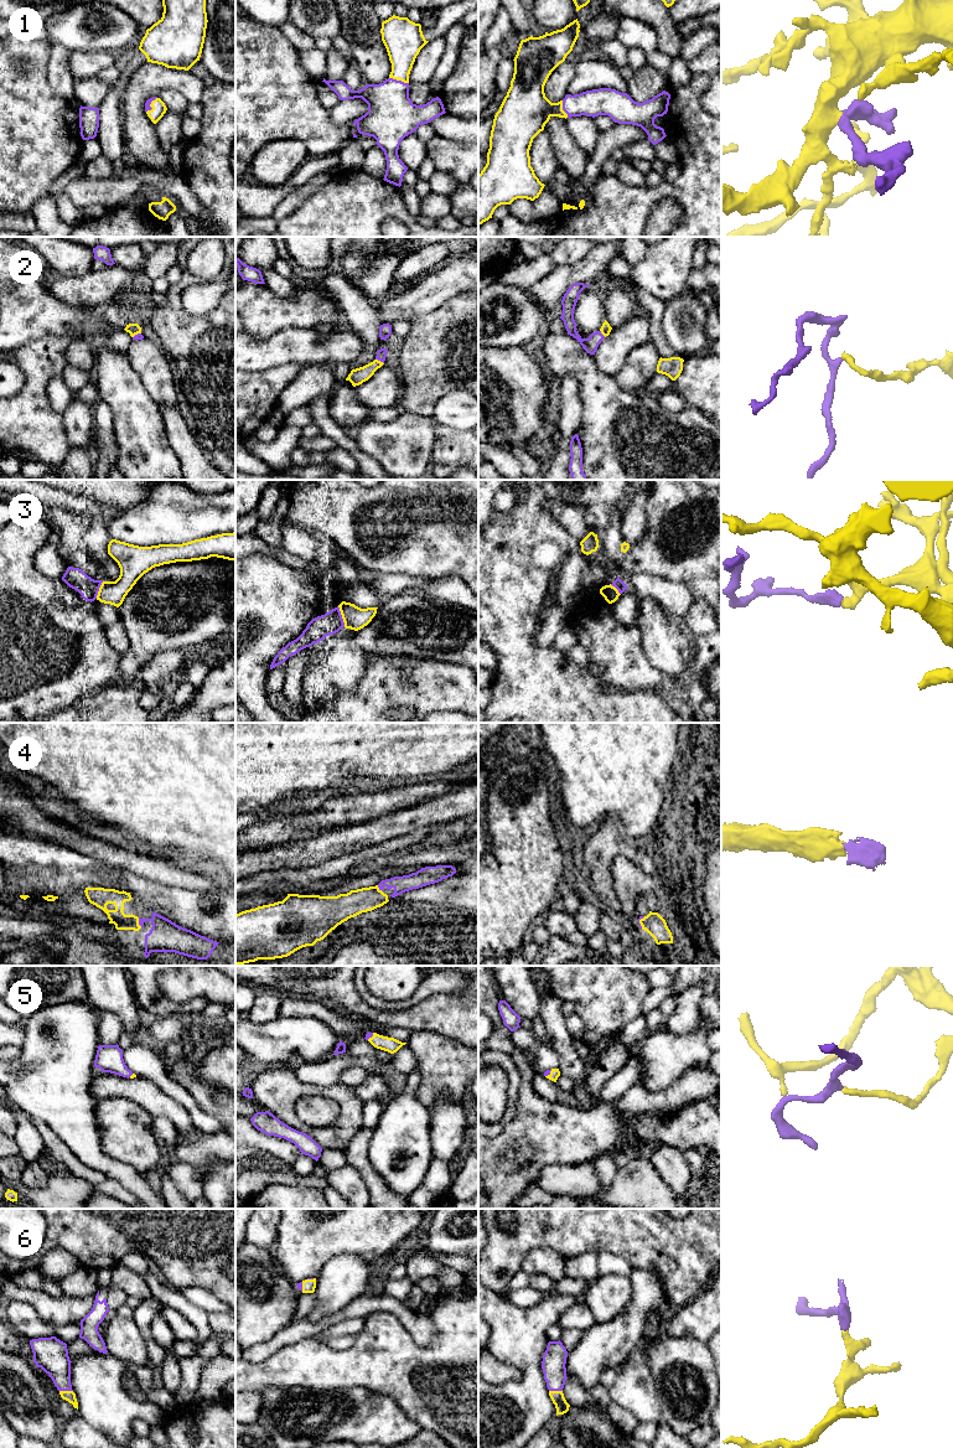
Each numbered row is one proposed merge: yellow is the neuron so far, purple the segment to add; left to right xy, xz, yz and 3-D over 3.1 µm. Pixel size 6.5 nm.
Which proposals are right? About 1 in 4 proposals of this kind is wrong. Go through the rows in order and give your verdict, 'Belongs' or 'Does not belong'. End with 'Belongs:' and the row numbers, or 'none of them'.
1: Belongs
2: Belongs
3: Does not belong
4: Belongs
5: Belongs
6: Belongs
Belongs: 1, 2, 4, 5, 6

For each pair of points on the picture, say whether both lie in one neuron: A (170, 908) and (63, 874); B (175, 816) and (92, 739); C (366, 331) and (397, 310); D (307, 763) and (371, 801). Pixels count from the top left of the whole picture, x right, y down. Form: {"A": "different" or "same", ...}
{"A": "same", "B": "same", "C": "different", "D": "different"}

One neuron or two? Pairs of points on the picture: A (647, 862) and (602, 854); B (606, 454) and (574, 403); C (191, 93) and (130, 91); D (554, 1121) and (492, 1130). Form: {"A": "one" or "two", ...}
{"A": "one", "B": "two", "C": "one", "D": "two"}

